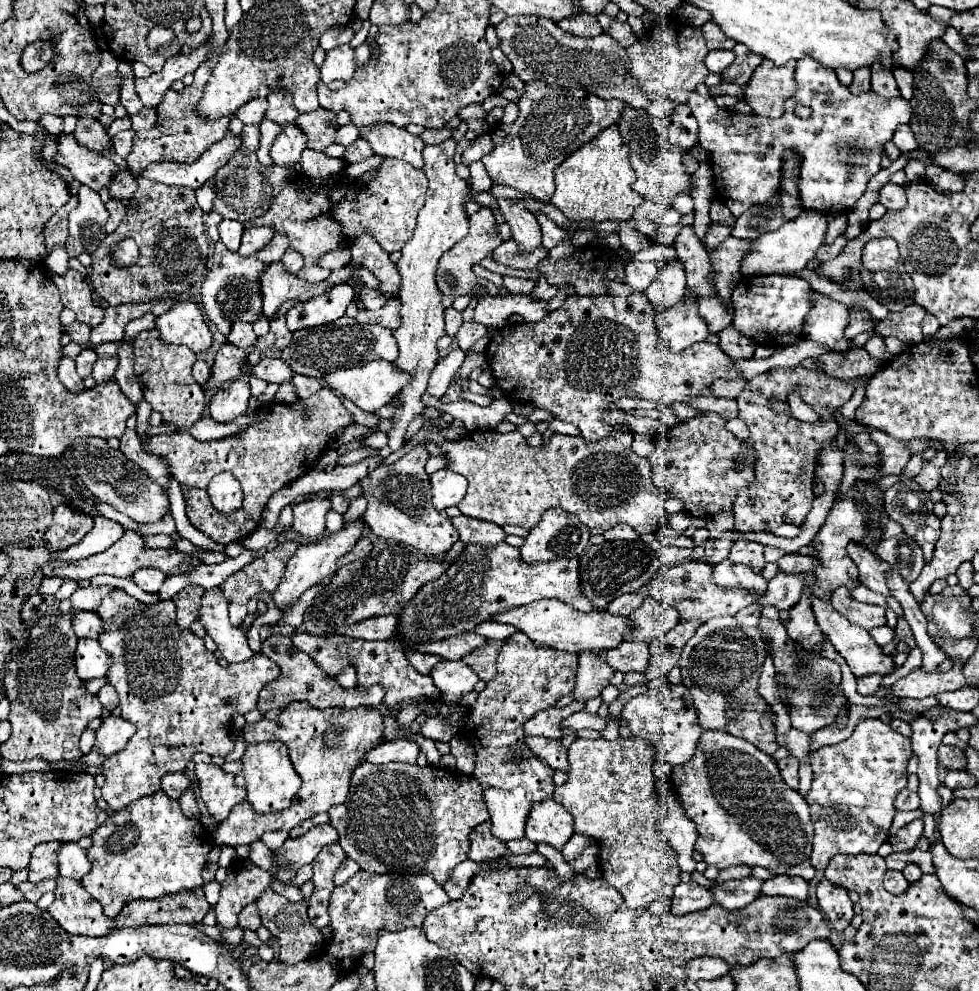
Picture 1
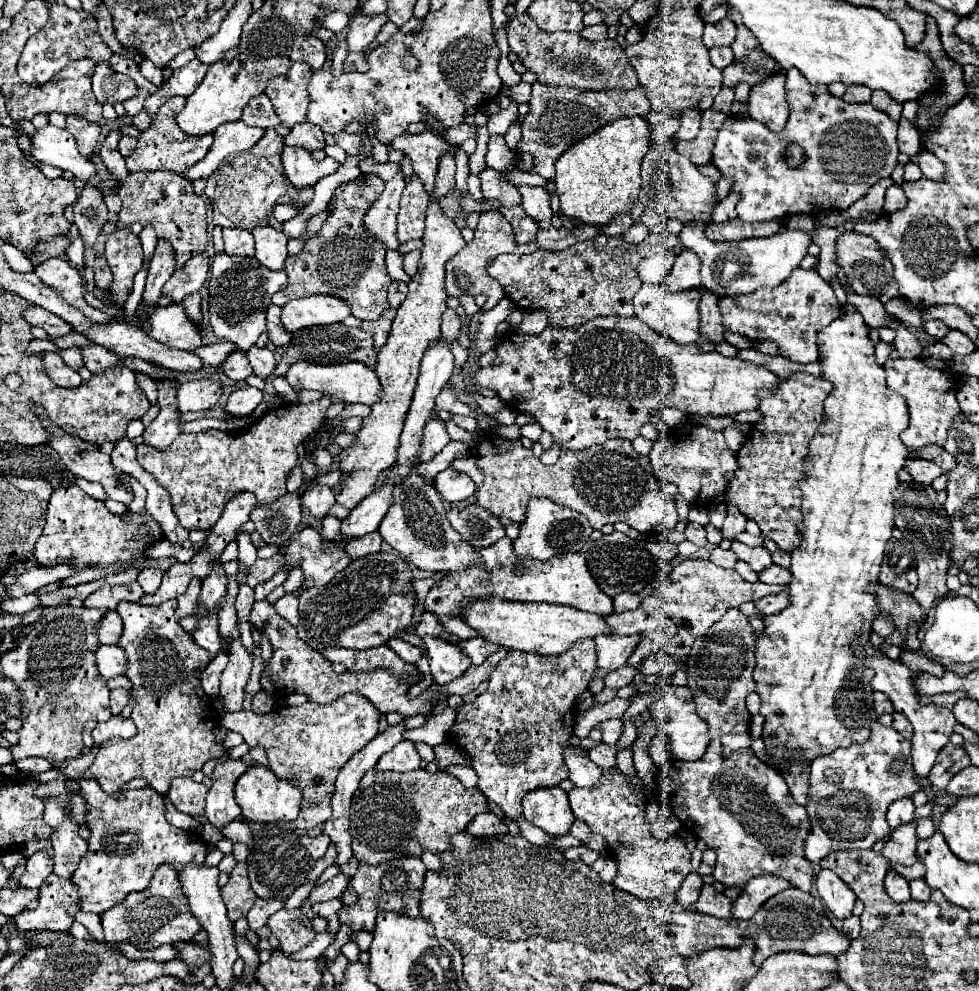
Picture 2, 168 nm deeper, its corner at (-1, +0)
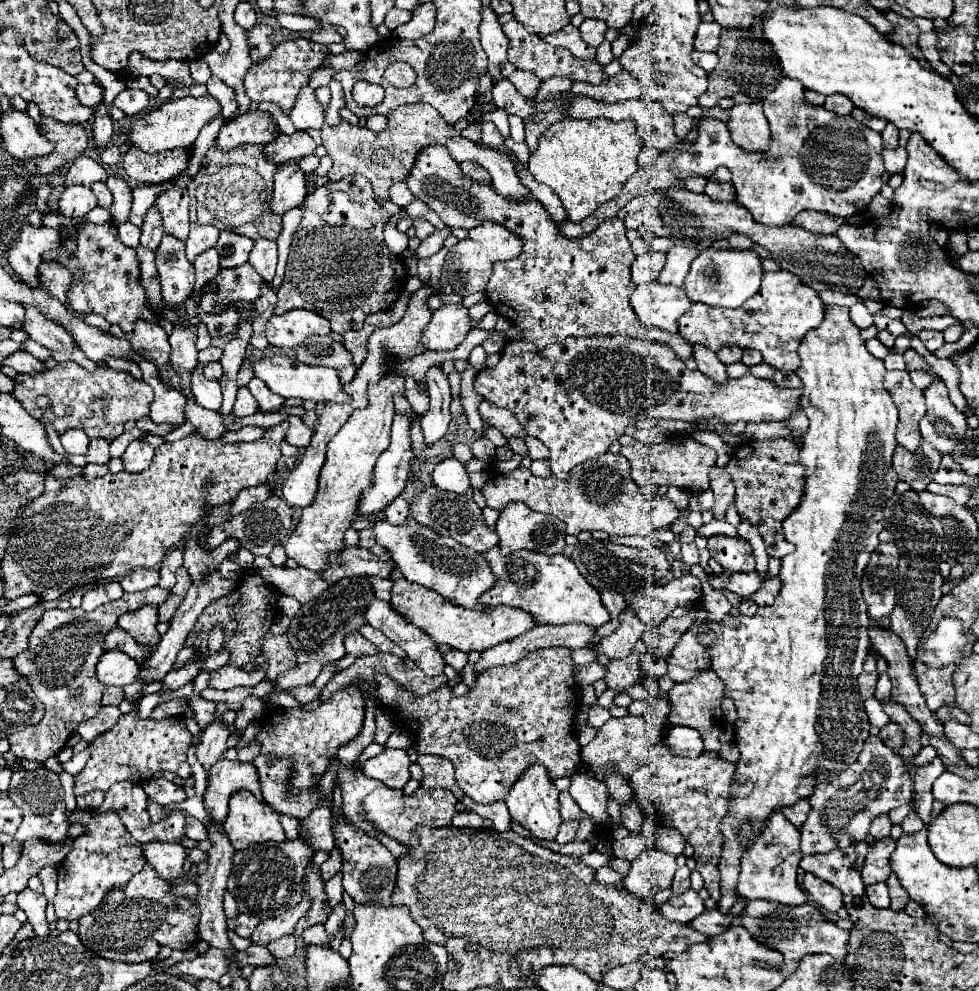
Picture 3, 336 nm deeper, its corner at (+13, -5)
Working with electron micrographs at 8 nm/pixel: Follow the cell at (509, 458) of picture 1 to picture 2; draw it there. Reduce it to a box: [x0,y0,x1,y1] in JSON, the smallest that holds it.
[475,433,679,533]

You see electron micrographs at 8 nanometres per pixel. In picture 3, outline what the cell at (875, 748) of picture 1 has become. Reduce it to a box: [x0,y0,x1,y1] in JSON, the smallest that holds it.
[799,736,913,856]

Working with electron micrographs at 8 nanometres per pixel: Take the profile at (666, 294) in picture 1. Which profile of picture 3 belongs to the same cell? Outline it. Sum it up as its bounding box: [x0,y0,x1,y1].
[659,246,697,286]

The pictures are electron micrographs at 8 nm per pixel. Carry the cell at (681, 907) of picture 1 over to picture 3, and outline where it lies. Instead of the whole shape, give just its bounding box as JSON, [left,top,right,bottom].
[671,866,689,894]

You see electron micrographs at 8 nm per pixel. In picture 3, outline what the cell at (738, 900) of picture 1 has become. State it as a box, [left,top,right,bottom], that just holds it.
[659,890,705,924]

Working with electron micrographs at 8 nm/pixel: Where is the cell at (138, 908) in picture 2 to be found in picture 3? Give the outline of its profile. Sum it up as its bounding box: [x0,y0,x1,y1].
[79,866,199,964]

